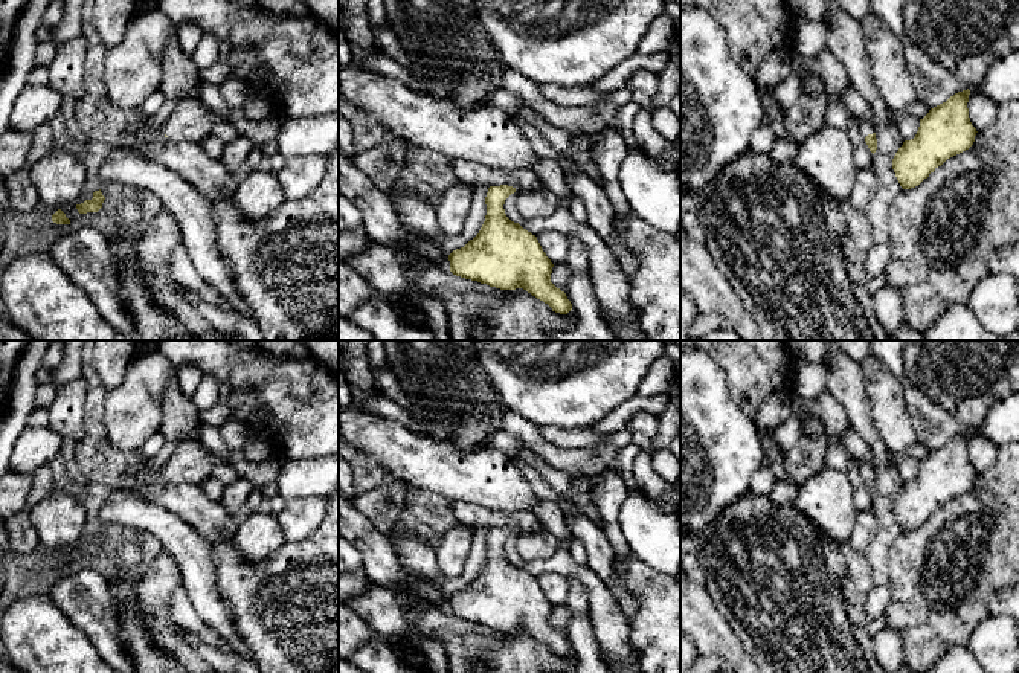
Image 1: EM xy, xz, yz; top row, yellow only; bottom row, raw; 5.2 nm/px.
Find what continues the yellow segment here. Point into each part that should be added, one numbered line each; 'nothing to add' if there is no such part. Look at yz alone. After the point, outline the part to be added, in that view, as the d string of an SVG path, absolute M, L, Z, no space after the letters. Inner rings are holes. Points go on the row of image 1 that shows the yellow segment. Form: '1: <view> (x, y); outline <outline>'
1: yz (867, 127); outline M859 119L859 125L860 125L860 131L862 131L863 137L866 137L868 134L876 133L873 122L868 122L865 119Z

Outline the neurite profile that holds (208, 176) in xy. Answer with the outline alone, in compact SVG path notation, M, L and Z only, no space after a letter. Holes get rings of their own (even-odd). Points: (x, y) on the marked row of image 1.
M140 110L130 114L134 125L121 130L114 139L117 145L175 171L207 200L236 191L239 182L221 160L209 157L200 143L171 140L165 136L165 125L156 124Z

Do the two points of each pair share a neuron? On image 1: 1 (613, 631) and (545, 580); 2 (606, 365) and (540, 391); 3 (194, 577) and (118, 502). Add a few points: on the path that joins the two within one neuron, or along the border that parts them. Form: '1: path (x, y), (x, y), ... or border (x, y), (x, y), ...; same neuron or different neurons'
1: border (568, 576), (540, 574), (536, 577); different neurons
2: path (589, 370), (557, 385); same neuron
3: path (189, 554), (154, 519), (141, 515); same neuron

